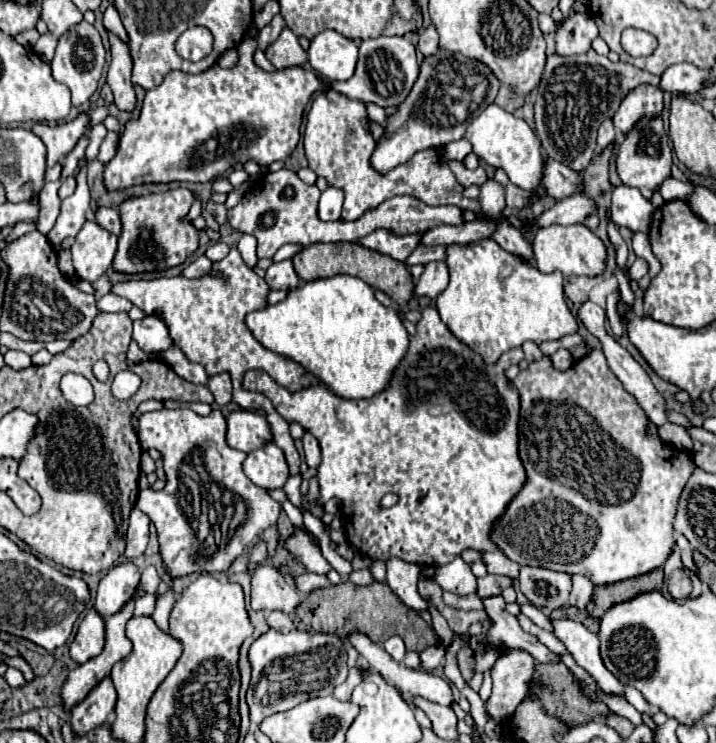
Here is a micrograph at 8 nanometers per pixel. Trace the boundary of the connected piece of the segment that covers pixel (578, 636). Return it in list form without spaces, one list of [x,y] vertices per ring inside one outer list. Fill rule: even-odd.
[[[568,618],[552,620],[552,628],[554,628],[556,638],[560,638],[566,644],[572,658],[592,674],[600,690],[622,696],[624,686],[602,664],[602,658],[598,652],[598,636],[594,632],[590,632],[584,624],[568,620]]]

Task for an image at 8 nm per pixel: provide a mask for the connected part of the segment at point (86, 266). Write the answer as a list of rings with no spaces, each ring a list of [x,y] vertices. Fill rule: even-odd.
[[[86,222],[76,234],[76,242],[70,248],[76,274],[82,280],[94,282],[112,264],[116,254],[116,236],[104,230],[98,222]]]

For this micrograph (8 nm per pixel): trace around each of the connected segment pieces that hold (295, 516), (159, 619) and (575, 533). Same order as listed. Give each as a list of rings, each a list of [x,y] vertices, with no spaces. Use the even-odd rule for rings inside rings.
[[[286,500],[286,502],[282,502],[282,508],[284,508],[284,512],[288,514],[288,518],[290,518],[290,522],[294,524],[294,526],[300,526],[300,528],[304,528],[304,524],[302,524],[302,514],[300,514],[300,510],[290,502],[290,500]]]
[[[168,590],[164,596],[158,598],[154,614],[152,614],[152,620],[156,622],[156,626],[160,626],[160,630],[164,632],[168,632],[168,616],[170,616],[172,606],[174,606],[174,594]]]
[[[600,348],[592,350],[582,360],[574,362],[574,366],[570,366],[568,370],[554,368],[552,360],[548,356],[542,356],[540,360],[530,362],[530,366],[526,370],[520,370],[520,374],[512,380],[512,386],[520,392],[518,454],[520,454],[520,462],[526,470],[526,482],[520,488],[520,492],[512,498],[512,502],[506,506],[504,514],[494,522],[494,526],[490,530],[490,542],[496,544],[504,556],[518,562],[520,566],[540,566],[540,568],[568,572],[568,574],[582,574],[592,584],[612,584],[618,580],[626,580],[626,578],[646,574],[646,572],[662,566],[666,562],[672,546],[674,546],[672,520],[676,514],[676,504],[678,504],[680,492],[692,474],[690,454],[680,452],[680,450],[672,452],[672,448],[662,444],[654,432],[650,436],[646,436],[648,418],[646,418],[644,410],[640,410],[640,406],[636,406],[636,398],[632,398],[632,394],[628,394],[624,390],[624,386],[620,386],[620,382],[616,382],[616,376],[612,374],[612,370],[608,370],[606,358],[604,358]]]

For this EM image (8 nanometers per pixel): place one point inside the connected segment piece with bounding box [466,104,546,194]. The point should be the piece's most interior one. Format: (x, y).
(502, 140)

